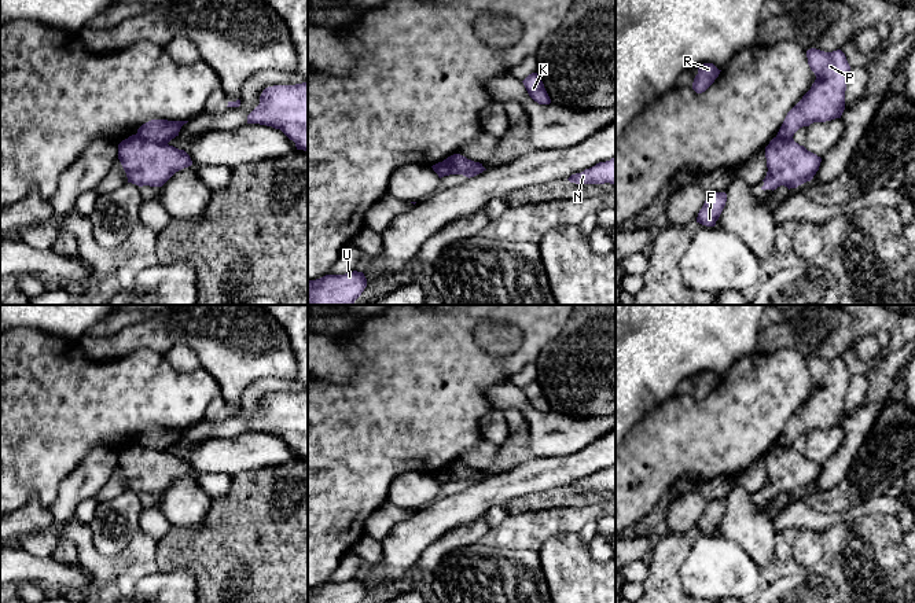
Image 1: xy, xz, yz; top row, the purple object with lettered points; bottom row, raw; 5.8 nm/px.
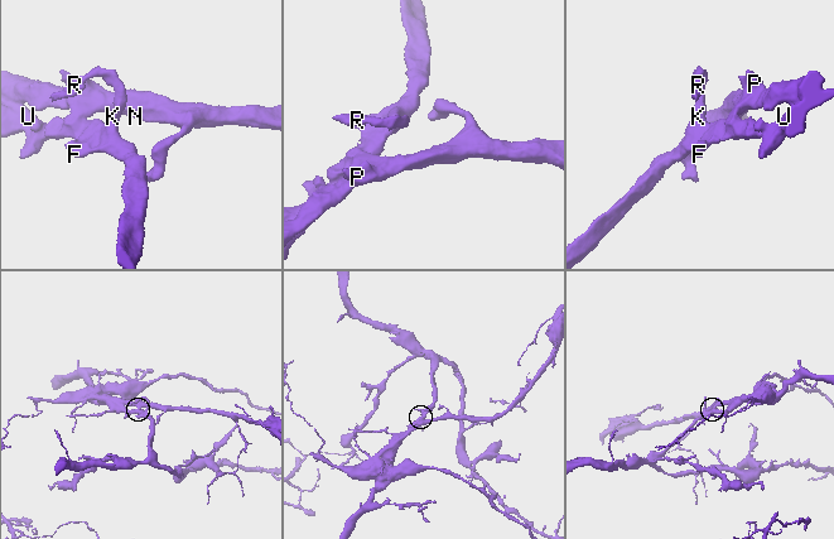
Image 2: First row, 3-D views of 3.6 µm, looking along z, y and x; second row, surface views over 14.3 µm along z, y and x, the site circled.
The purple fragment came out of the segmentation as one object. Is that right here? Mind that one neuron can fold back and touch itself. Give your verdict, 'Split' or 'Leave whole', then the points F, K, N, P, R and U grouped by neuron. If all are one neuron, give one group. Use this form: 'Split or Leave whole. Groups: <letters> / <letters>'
Split. Groups: F K R U / N P

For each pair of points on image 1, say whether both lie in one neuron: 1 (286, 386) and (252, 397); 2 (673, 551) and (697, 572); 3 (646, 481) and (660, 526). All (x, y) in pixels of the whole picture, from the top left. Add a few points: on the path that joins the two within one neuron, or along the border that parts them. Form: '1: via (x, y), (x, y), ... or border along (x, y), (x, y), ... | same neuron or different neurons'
1: via (278, 386), (263, 386), (260, 389) | same neuron
2: border along (691, 536), (690, 552), (679, 569), (682, 588) | different neurons
3: border along (673, 485), (629, 528) | different neurons

